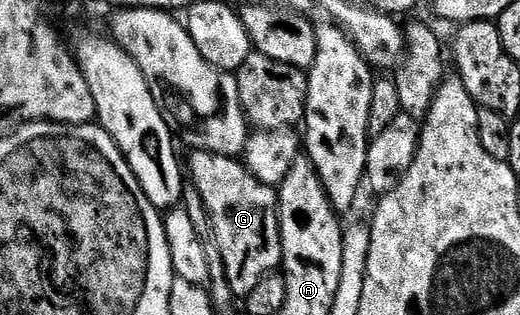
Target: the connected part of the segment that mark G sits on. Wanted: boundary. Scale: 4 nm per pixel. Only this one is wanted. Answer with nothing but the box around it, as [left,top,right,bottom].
[186,151,284,299]

